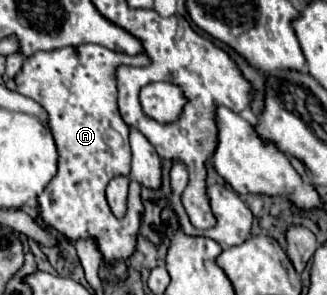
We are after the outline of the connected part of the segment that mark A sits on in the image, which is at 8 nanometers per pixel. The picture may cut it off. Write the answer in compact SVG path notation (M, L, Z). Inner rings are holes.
M80 44L72 48L62 48L54 52L36 52L30 58L24 58L24 66L20 74L16 76L16 90L32 100L36 100L50 118L50 130L56 140L56 148L60 154L58 160L58 174L54 180L46 186L46 190L36 198L36 206L40 212L40 218L44 224L64 238L76 242L78 238L94 238L98 242L98 250L102 254L104 264L112 266L118 260L128 260L136 250L136 238L140 232L142 222L142 186L134 180L130 180L128 188L128 212L124 218L116 218L110 210L110 204L106 200L106 186L116 176L128 176L130 174L130 128L122 120L118 108L116 108L116 96L114 96L114 68L120 64L132 64L132 66L148 66L150 58L146 54L128 56L120 52L112 52L98 44ZM110 134L118 134L122 138L122 144L114 144L110 140Z

